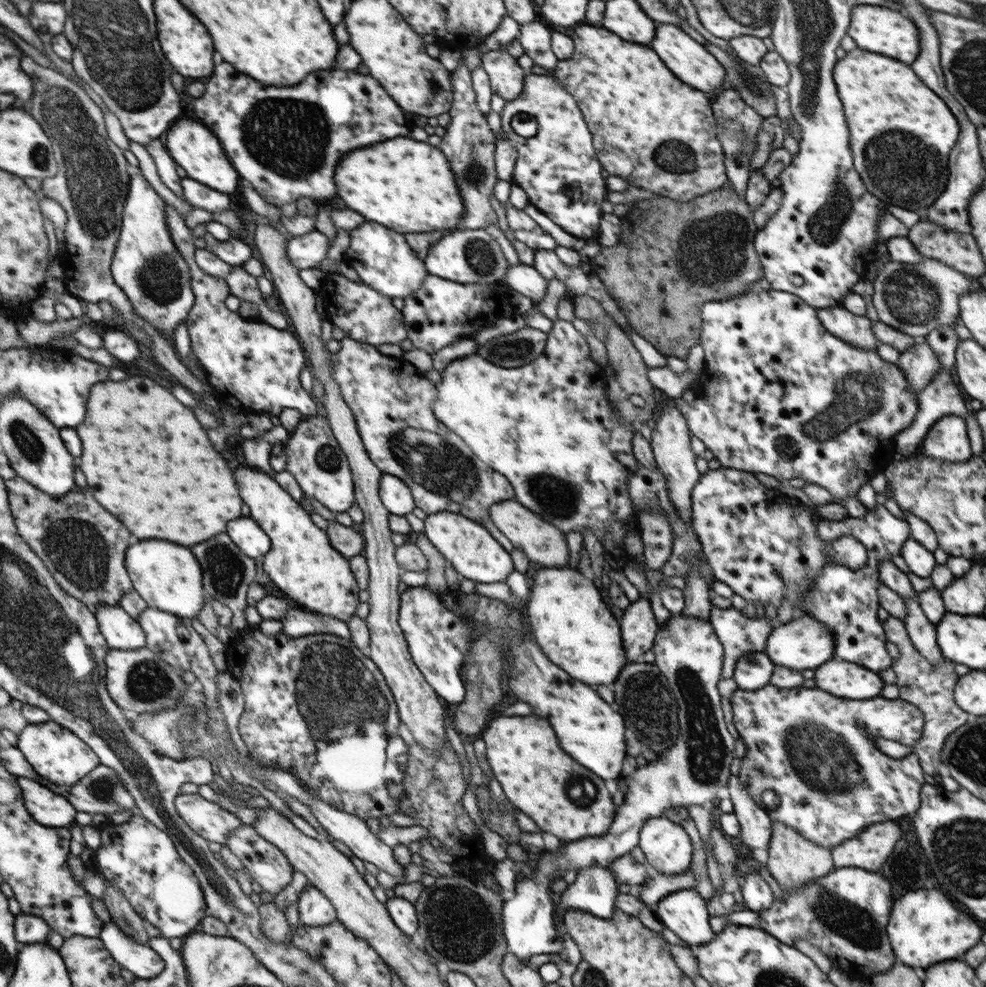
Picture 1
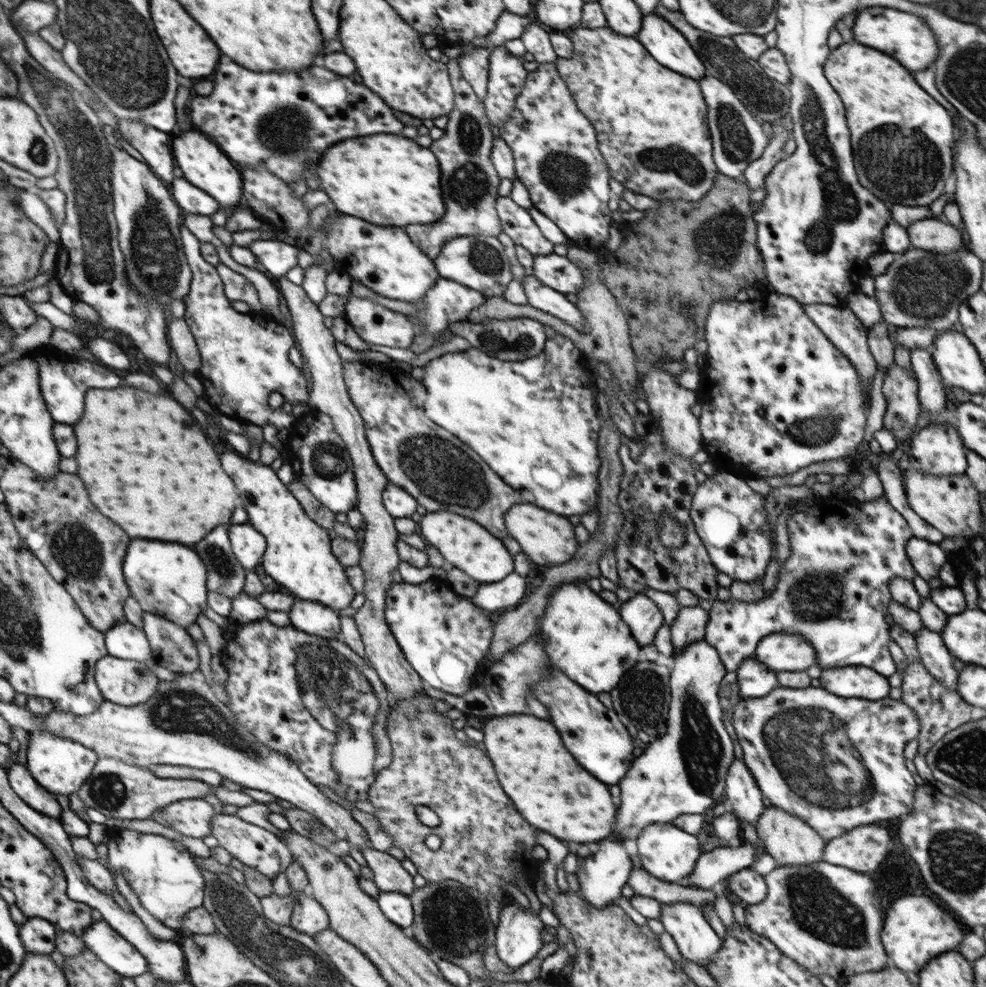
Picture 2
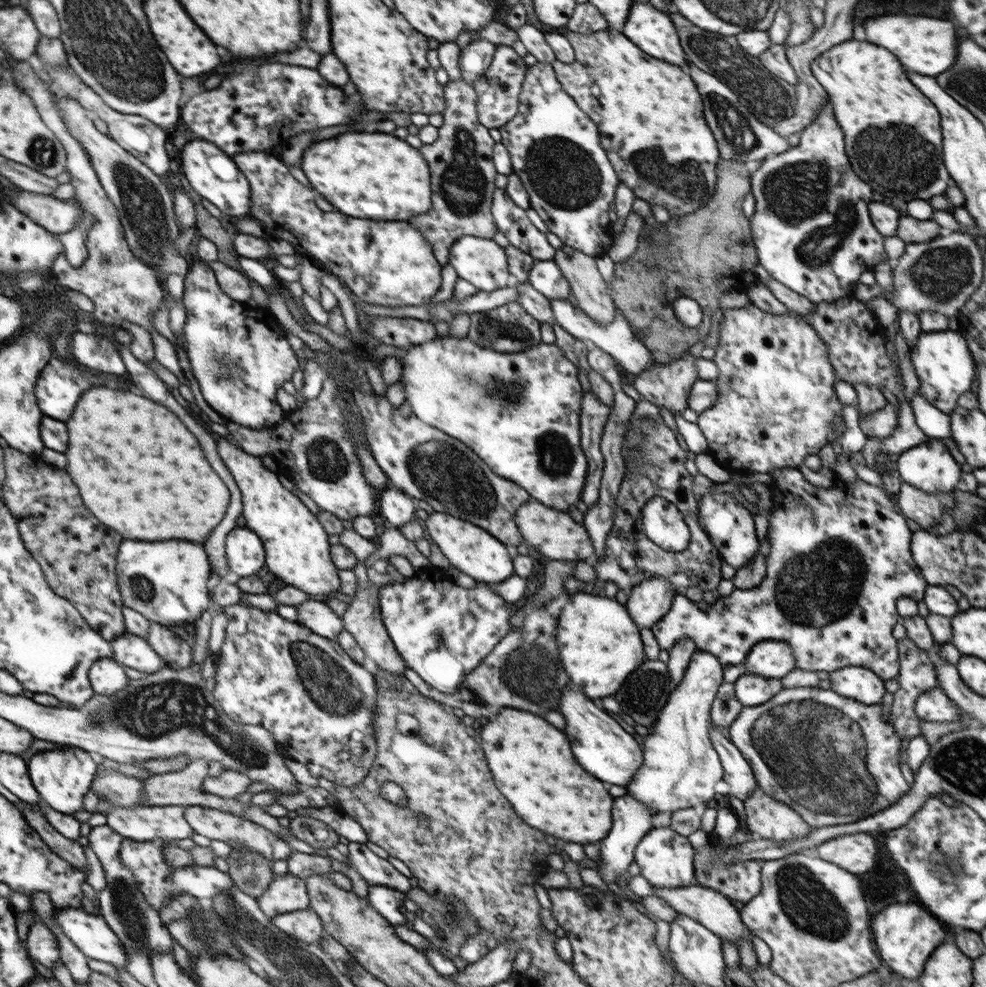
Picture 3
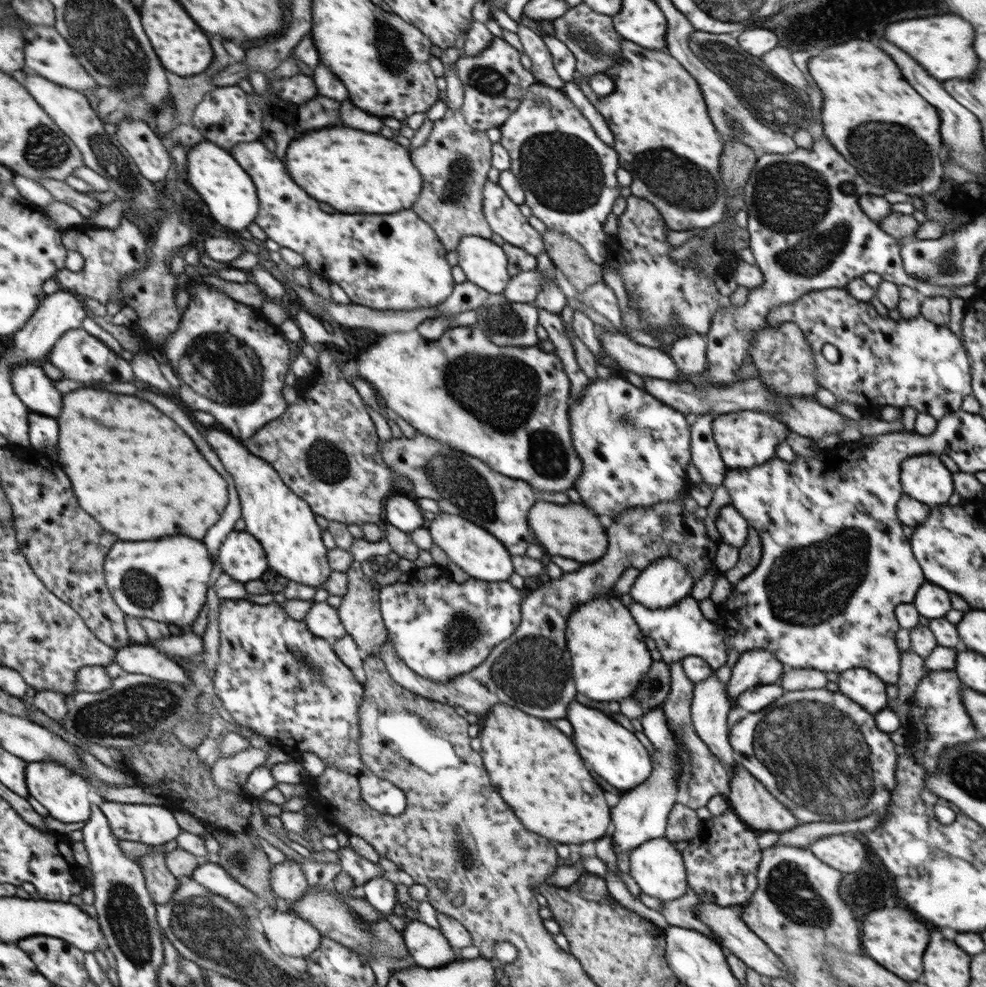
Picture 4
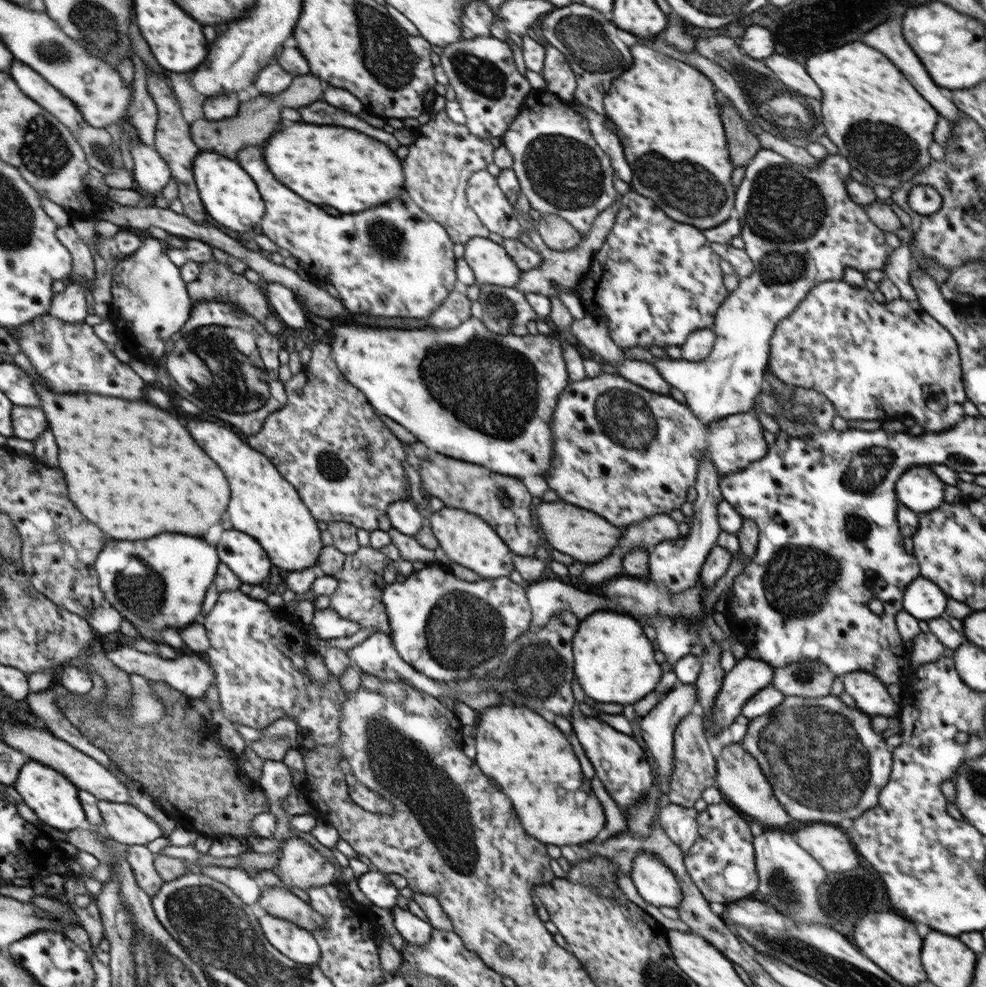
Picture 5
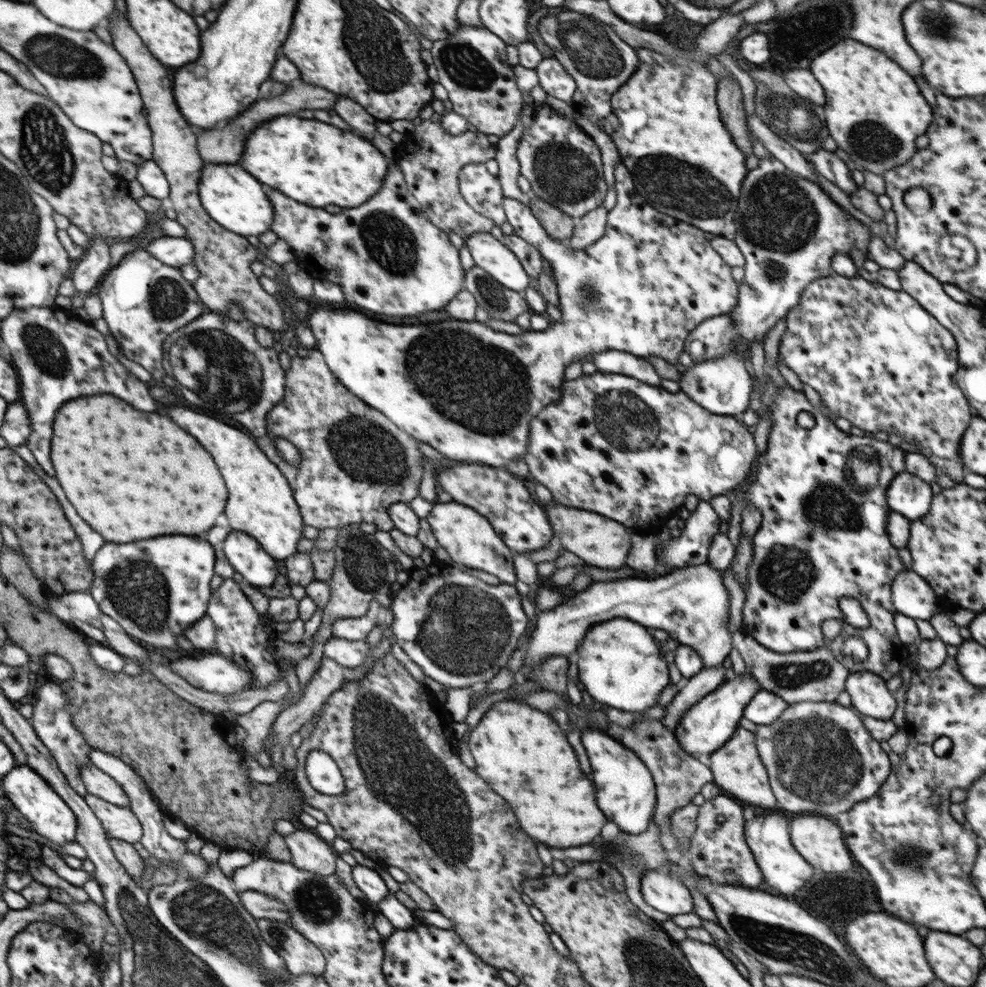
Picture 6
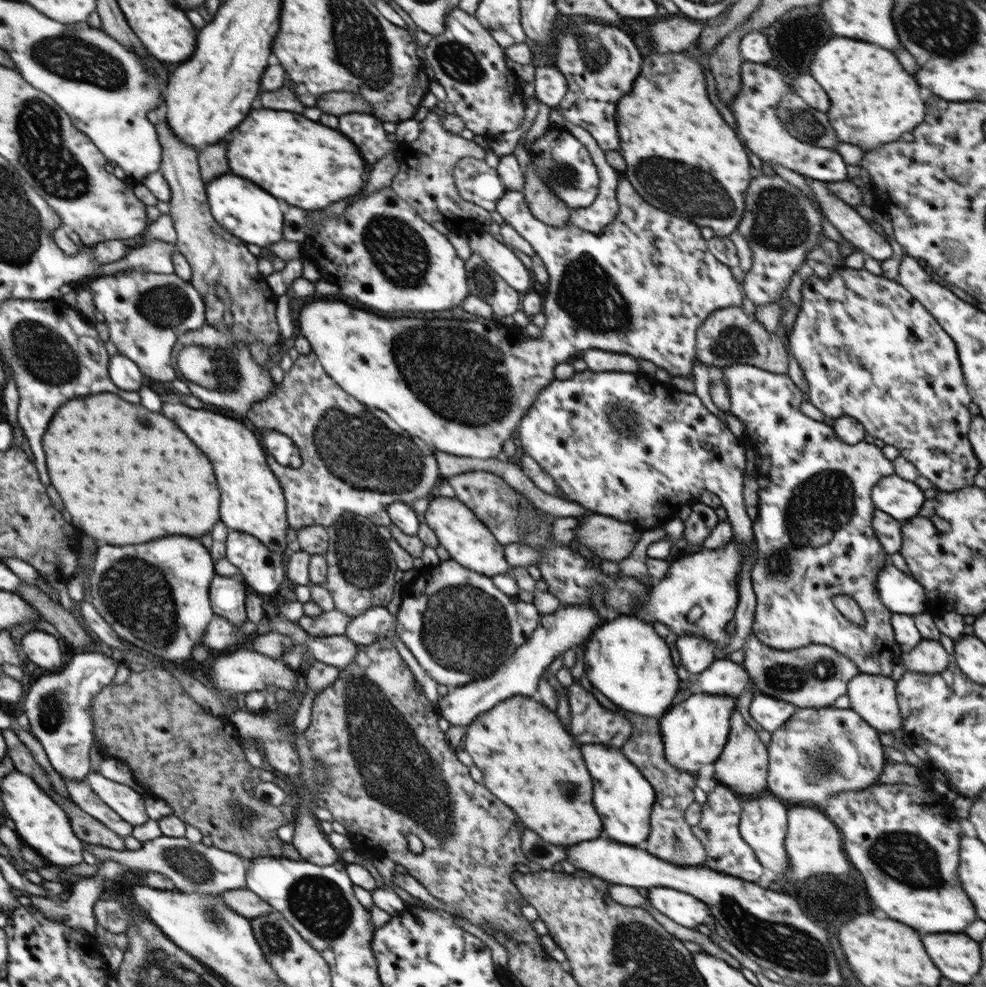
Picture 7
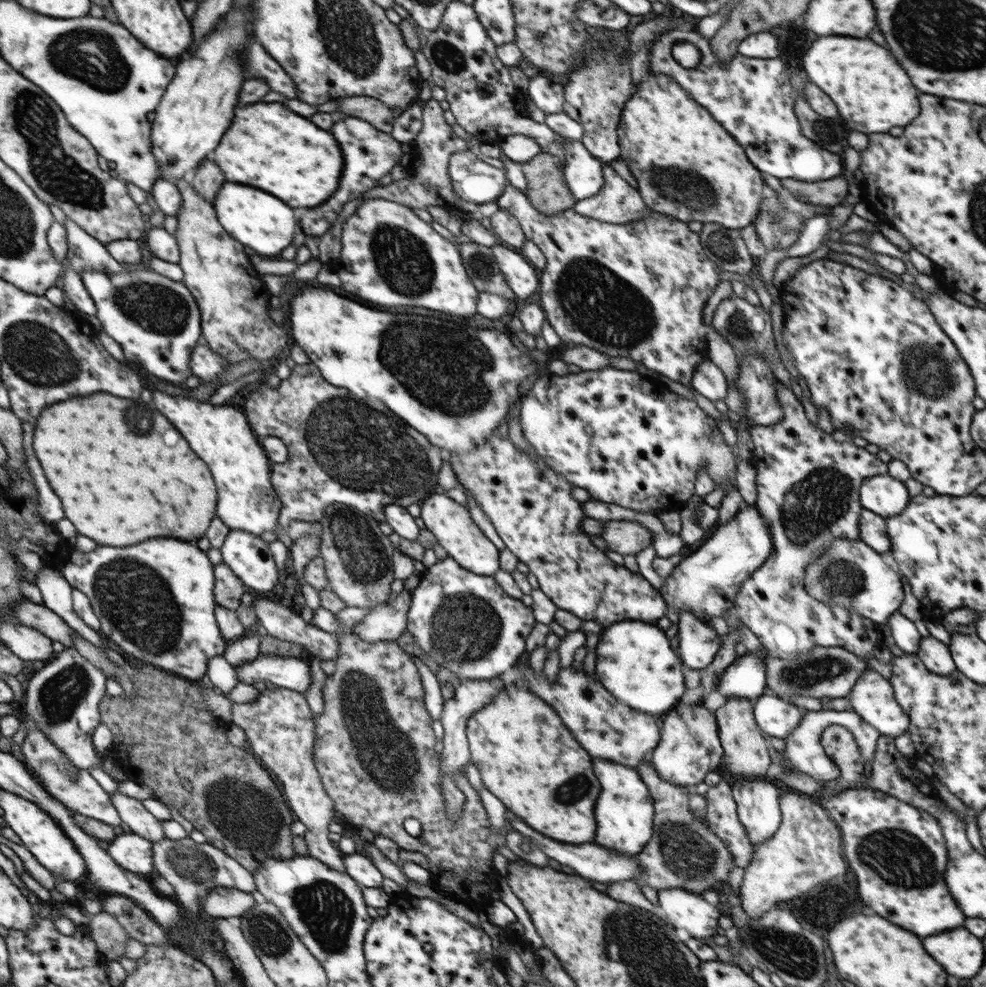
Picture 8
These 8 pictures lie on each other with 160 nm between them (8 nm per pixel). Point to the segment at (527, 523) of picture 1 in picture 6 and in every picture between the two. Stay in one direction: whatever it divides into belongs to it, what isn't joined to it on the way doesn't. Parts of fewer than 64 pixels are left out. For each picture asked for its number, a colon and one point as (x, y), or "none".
2: (548, 538)
3: (553, 533)
4: (570, 530)
5: (573, 530)
6: (601, 542)

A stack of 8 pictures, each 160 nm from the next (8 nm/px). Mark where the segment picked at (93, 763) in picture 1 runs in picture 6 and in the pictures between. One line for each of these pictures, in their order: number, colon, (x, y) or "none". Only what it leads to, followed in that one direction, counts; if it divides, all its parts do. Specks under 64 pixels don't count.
2: (60, 764)
3: (62, 777)
4: (64, 793)
5: (55, 800)
6: (48, 814)

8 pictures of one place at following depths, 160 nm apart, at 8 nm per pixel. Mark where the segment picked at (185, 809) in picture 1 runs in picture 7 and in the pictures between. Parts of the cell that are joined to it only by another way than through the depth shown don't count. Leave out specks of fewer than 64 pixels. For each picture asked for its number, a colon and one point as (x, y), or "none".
2: (192, 817)
3: (144, 823)
4: (154, 825)
5: (125, 824)
6: (119, 822)
7: (81, 793)

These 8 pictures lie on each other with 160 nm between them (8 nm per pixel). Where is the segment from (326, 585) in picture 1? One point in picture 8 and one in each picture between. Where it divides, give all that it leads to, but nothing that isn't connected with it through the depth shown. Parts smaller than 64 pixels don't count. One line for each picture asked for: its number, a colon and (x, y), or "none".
2: (298, 556)
3: (297, 550)
4: (284, 524)
5: (264, 505)
6: (263, 505)
7: (254, 502)
8: (221, 435)

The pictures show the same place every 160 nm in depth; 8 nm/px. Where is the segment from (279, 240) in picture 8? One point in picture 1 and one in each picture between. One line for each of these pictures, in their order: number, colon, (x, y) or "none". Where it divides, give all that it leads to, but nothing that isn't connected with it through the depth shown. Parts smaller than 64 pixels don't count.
1: (195, 148)
2: (201, 161)
3: (208, 168)
4: (229, 192)
5: (231, 198)
6: (235, 199)
7: (244, 210)

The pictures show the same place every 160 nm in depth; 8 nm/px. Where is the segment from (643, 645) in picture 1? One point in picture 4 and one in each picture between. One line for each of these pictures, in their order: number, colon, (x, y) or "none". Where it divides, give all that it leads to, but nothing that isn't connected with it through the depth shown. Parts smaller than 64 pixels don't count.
2: (643, 617)
3: (650, 600)
4: (666, 581)

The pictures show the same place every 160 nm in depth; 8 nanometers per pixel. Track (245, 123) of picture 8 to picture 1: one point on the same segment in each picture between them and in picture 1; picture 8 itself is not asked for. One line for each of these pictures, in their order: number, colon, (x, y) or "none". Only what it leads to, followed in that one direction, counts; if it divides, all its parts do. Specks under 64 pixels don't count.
1: (407, 185)
2: (388, 180)
3: (376, 176)
4: (356, 172)
5: (330, 165)
6: (346, 171)
7: (308, 165)

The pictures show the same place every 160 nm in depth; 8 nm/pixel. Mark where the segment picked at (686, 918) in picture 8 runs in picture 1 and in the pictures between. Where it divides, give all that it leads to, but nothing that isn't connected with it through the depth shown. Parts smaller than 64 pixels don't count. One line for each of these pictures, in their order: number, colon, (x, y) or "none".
1: (667, 847)
2: (666, 852)
3: (665, 859)
4: (657, 867)
5: (654, 881)
6: (660, 890)
7: (683, 908)

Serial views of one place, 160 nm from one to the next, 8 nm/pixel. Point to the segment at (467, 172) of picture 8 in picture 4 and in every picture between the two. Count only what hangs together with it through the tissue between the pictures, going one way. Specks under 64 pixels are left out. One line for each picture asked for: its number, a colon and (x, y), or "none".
4: (503, 215)
5: (484, 195)
6: (482, 191)
7: (478, 182)

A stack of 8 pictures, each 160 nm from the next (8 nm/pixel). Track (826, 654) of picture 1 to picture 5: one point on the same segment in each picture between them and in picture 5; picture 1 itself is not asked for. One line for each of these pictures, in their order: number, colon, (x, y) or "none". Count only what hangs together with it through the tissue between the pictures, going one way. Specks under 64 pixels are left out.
2: (778, 651)
3: (771, 659)
4: (754, 667)
5: (748, 676)

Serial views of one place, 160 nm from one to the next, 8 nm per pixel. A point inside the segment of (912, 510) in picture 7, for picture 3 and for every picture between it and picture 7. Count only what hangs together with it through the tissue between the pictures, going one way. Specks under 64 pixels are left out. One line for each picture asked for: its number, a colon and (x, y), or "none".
3: (929, 466)
4: (924, 477)
5: (919, 489)
6: (907, 494)

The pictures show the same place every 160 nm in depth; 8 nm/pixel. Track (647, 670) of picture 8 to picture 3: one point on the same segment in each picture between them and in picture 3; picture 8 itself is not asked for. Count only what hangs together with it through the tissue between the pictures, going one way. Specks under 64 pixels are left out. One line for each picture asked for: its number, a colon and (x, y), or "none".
3: (601, 644)
4: (609, 656)
5: (614, 662)
6: (620, 665)
7: (626, 660)

